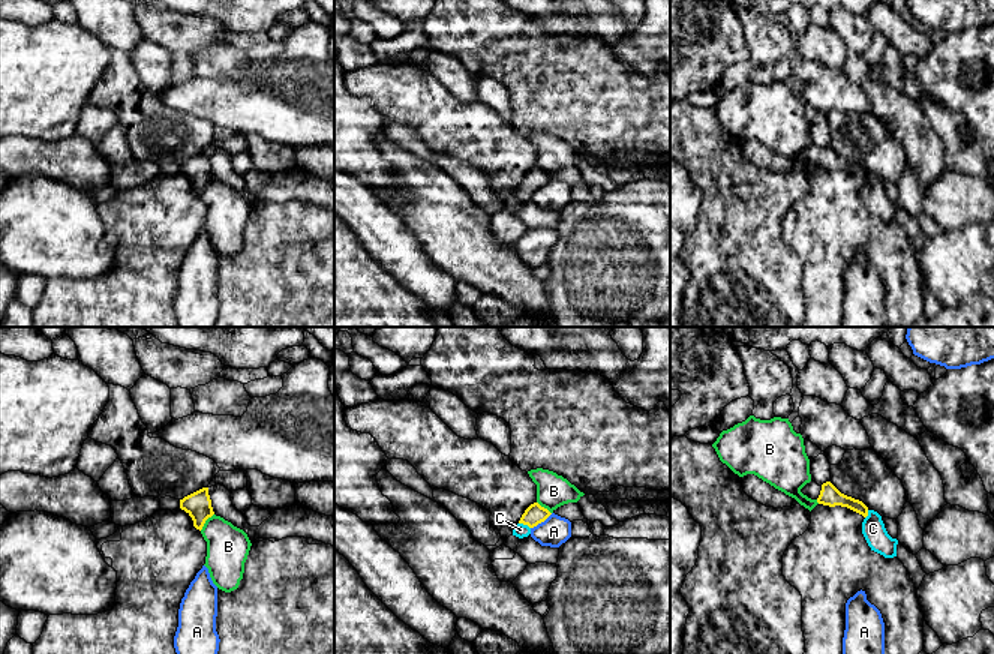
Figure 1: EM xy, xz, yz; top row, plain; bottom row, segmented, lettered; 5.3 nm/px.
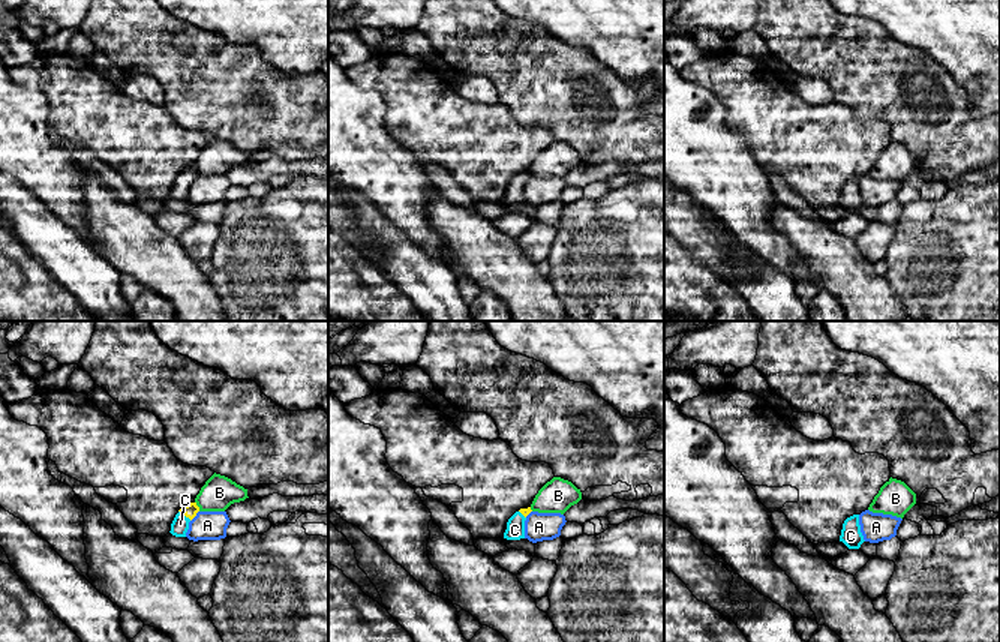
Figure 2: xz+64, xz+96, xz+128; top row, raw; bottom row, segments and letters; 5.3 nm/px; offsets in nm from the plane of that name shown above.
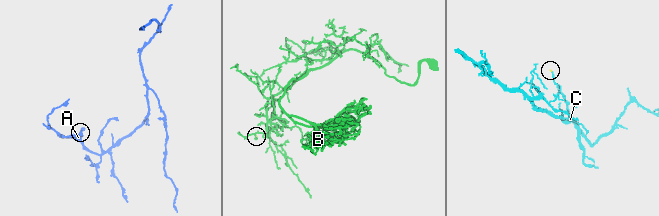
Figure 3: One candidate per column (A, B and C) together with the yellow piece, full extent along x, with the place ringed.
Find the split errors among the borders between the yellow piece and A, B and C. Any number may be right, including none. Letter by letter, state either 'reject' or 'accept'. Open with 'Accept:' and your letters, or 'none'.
Accept: C
A: reject
B: reject
C: accept

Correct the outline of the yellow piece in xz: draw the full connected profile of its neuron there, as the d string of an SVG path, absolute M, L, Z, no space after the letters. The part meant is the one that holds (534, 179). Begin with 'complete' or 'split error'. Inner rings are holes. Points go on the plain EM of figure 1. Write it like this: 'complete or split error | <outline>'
split error | M538 166L531 168L522 178L519 188L513 194L513 200L523 202L531 198L531 194L544 186L552 177Z

